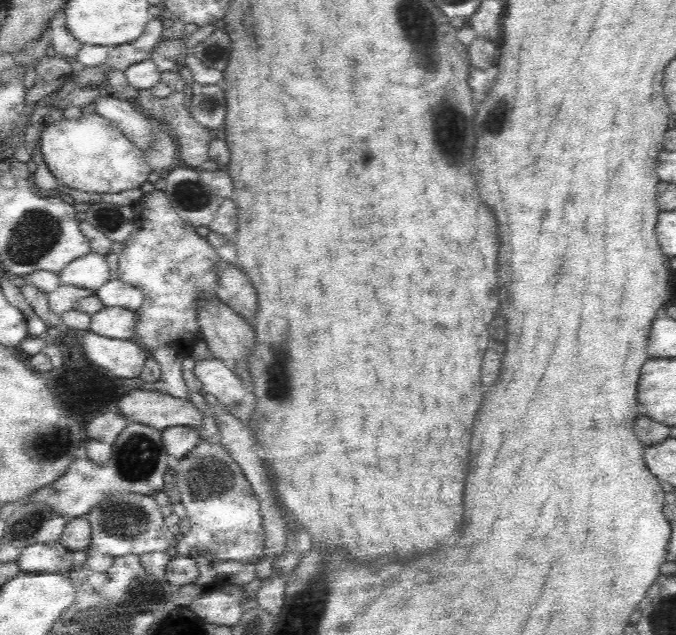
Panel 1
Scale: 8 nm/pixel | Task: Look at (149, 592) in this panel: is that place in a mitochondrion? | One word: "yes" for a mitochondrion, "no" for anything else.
yes

